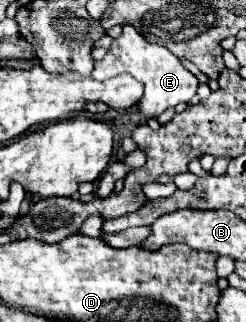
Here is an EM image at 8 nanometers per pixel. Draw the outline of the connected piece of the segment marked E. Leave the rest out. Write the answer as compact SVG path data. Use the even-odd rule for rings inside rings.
M122 25L122 33L120 37L116 37L112 41L112 47L108 49L106 57L102 61L98 61L94 65L92 77L94 79L106 79L106 77L116 77L120 73L130 73L132 77L136 77L138 81L144 83L144 97L138 103L140 113L148 115L148 117L158 117L162 111L166 111L168 107L176 107L178 103L188 103L198 89L198 79L182 65L182 61L168 51L162 45L150 43L146 41L132 25Z

